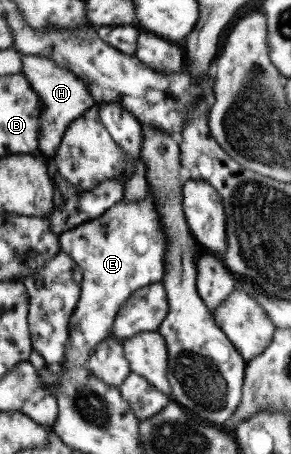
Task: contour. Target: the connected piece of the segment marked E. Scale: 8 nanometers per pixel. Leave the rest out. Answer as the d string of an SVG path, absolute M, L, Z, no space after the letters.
M148 189L145 198L137 202L119 202L101 216L60 234L61 251L73 258L82 270L80 299L69 320L70 344L65 350L63 362L60 363L62 366L87 364L87 359L91 357L91 351L95 346L111 336L117 312L131 293L142 286L155 282L161 283L161 278L165 276L165 252L167 252L167 239L165 239L161 218L154 192Z

